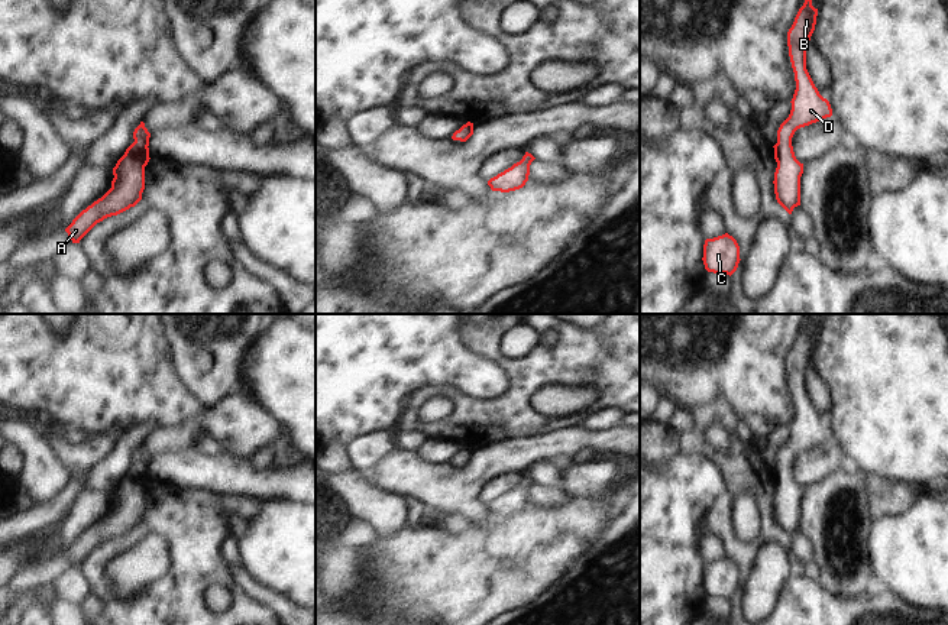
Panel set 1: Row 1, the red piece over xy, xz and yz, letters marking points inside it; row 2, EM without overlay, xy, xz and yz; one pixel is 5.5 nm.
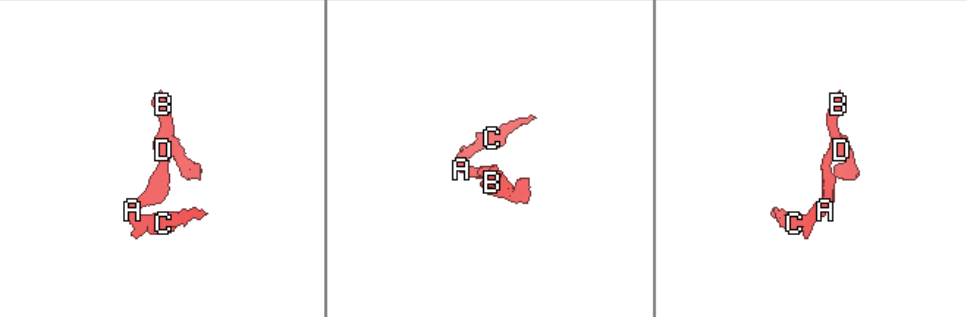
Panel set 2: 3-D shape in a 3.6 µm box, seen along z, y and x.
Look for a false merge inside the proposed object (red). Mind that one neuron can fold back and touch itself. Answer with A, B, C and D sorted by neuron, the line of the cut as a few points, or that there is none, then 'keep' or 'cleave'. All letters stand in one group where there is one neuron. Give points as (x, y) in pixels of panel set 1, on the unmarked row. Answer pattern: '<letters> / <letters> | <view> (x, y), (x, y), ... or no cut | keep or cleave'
A B C D | no cut | keep

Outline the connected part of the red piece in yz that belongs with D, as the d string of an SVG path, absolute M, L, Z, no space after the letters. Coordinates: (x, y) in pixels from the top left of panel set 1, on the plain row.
M808 321L787 356L796 414L790 425L790 438L780 448L777 467L773 470L777 486L773 508L777 527L789 538L792 538L795 531L800 530L800 501L803 498L803 488L795 480L792 462L797 453L832 440L829 425L819 418L806 394L806 370L815 354L816 340L818 333L812 330L812 321Z

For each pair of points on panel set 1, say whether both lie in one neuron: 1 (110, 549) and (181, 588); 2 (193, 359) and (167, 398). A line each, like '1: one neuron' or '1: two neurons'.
1: one neuron
2: two neurons

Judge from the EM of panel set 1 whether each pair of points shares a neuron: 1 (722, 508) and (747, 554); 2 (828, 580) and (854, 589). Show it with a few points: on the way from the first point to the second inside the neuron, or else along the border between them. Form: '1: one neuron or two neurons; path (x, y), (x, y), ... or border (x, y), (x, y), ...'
1: one neuron; path (722, 520), (725, 533), (735, 543)
2: one neuron; path (834, 580), (845, 580), (848, 583)

